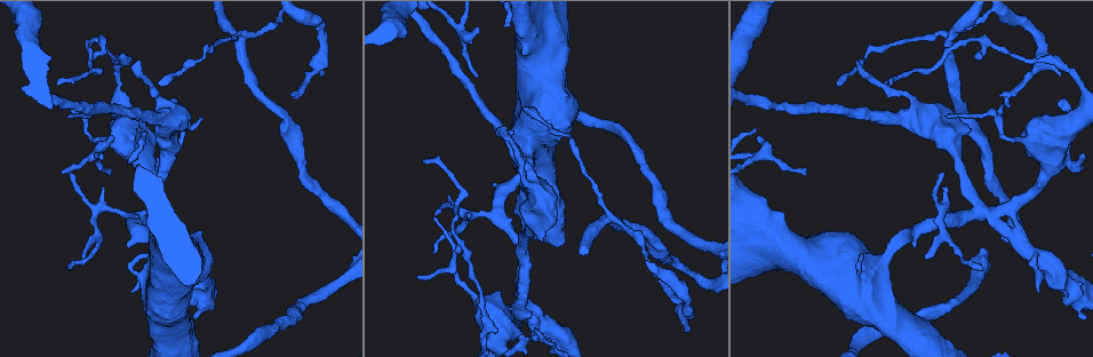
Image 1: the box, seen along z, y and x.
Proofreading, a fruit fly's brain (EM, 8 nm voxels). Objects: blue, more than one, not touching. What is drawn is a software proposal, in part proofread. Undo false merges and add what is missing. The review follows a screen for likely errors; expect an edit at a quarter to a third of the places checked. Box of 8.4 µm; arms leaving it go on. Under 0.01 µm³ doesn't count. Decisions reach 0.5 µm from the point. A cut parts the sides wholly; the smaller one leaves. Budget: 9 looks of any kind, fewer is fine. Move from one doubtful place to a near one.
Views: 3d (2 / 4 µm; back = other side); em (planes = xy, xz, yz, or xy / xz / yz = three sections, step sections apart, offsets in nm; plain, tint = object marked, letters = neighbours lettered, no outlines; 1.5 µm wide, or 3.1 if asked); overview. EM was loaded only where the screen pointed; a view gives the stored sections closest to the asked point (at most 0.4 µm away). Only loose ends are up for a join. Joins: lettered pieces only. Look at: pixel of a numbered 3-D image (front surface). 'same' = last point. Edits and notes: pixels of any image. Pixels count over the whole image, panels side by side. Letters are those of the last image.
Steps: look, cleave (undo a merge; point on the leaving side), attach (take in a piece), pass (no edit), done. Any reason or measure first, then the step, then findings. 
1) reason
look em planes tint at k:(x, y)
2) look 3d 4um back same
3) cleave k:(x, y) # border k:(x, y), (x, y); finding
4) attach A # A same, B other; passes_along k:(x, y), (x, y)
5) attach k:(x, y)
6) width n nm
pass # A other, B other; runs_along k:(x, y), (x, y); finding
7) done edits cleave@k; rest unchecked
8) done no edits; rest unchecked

branch stops here
look em planes letters at 1:(1058, 105)

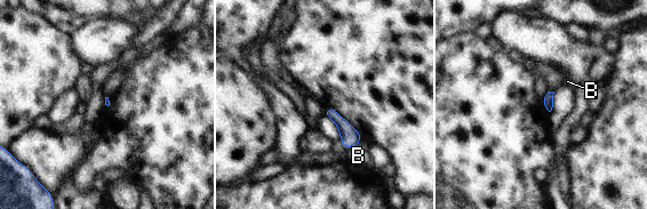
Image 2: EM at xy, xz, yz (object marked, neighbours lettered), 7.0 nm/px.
longest_contact B 140 nm
pass # B other; none of them fits

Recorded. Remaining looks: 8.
four or more arms meet
look 3d 2um at 1:(946, 38)

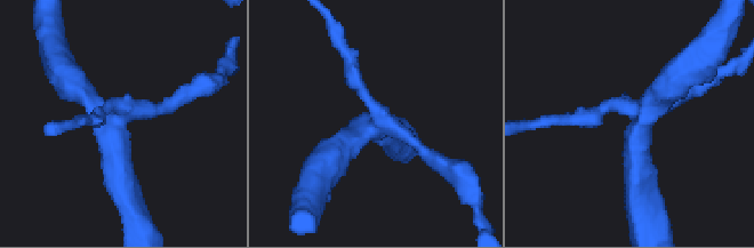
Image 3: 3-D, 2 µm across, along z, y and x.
arms 4
look em xy step 8 tint at 3:(369, 124)

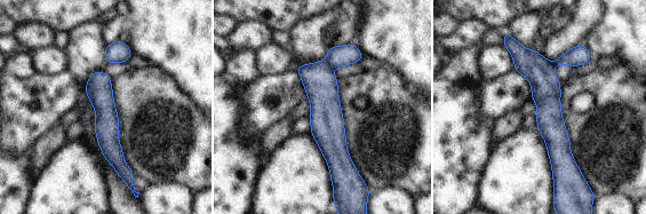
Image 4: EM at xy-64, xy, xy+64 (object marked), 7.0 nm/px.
another direction
look em xz step 8 letters same

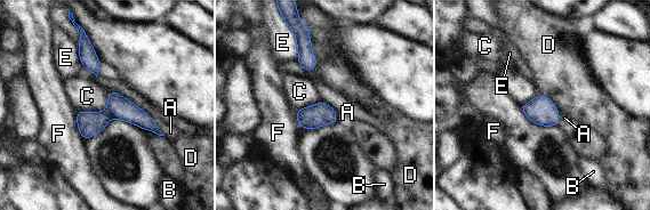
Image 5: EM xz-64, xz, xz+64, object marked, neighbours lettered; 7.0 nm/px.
longest_contact C 240 nm
cleave 5:(90, 123) # A other, B other, C other, D other, E other, F other; a second neuron is stuck on

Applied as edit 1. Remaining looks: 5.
thick turns thin
look 3d 4um at 1:(676, 298)

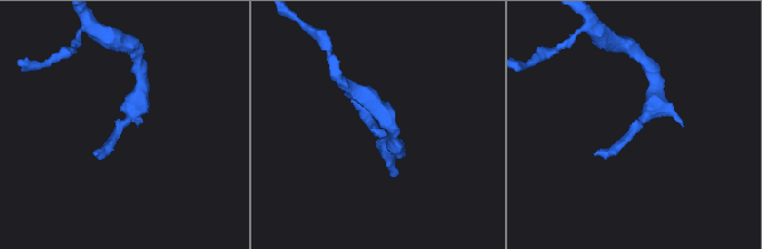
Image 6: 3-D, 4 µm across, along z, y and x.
look em planes tint at 6:(121, 125)

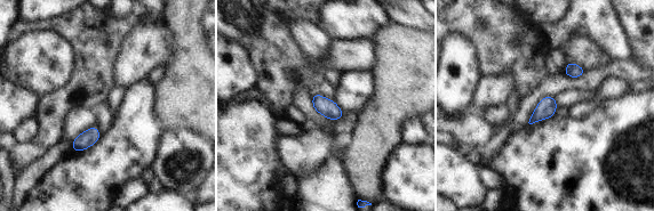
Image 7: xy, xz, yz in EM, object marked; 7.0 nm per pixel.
look em planes letters same

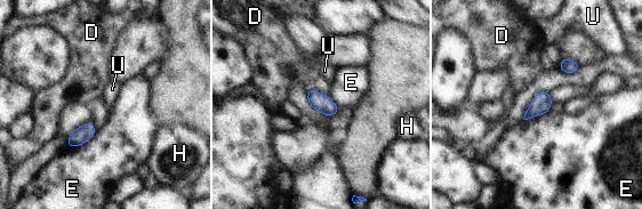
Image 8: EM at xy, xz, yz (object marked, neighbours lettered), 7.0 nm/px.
width 130 nm; longest_contact E 240 nm
pass # D other, E other, H other, U other; continuous, no second neuron

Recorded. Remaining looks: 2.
look em planes letters at 1:(1035, 255)

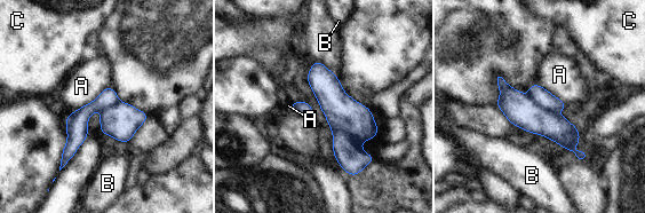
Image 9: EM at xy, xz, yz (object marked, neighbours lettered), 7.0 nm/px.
cleave 9:(341, 111) # A other, B other, C other; border 9:(331, 126), (345, 131), (360, 143); two neurons meet here

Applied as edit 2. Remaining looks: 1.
done edits cleave@5, cleave@9; rest unchecked

